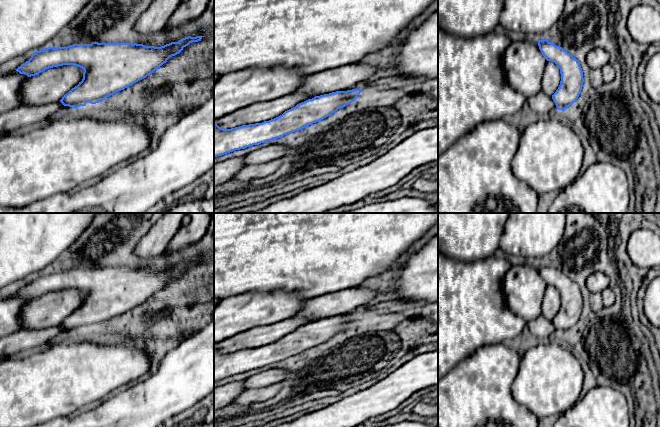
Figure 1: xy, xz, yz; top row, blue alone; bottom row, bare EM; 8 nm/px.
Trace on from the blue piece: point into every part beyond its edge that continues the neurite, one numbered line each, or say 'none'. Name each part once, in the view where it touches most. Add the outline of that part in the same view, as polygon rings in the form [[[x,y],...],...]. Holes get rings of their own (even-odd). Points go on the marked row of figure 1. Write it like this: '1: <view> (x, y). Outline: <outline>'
none

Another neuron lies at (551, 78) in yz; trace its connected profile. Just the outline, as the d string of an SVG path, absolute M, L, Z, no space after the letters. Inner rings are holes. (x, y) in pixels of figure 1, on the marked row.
M551 61L546 62L542 77L542 92L550 97L556 92L560 85L561 74L558 66Z

